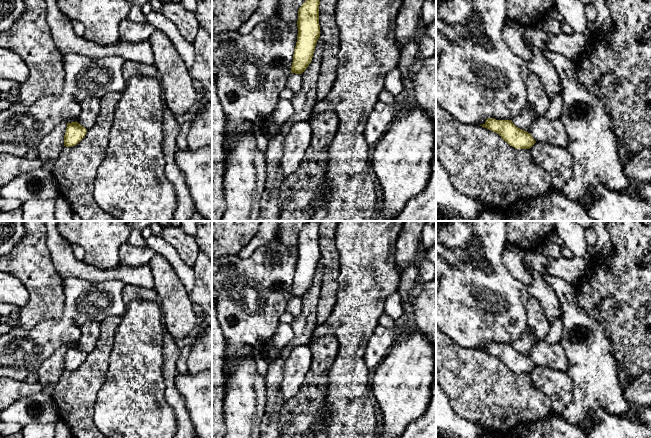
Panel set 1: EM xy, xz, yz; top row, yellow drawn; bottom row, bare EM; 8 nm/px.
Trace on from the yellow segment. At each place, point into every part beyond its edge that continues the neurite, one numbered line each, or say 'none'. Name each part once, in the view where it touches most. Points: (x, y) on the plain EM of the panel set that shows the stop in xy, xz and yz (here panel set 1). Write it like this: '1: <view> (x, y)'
none

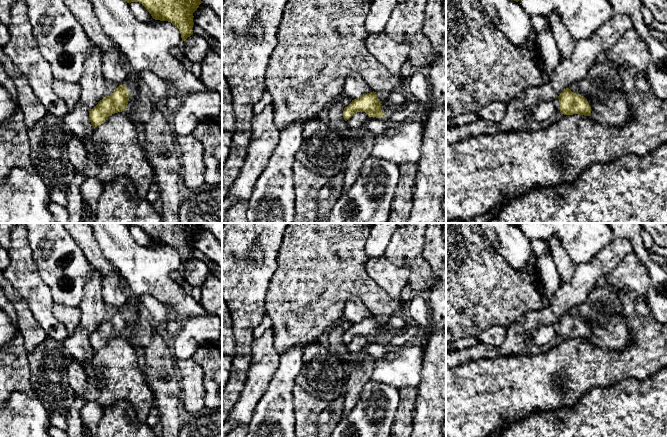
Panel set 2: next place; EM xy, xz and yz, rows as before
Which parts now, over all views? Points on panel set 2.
none

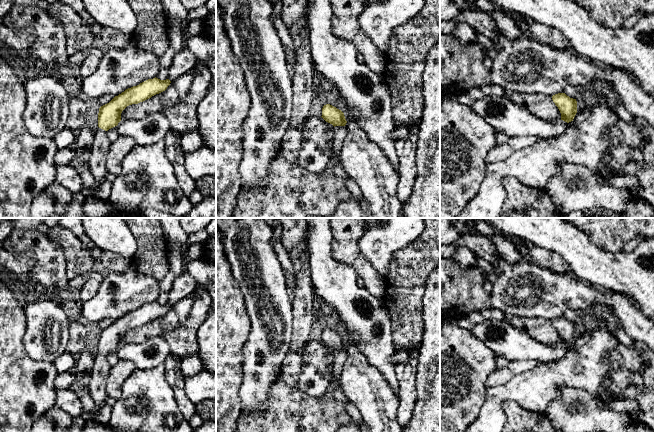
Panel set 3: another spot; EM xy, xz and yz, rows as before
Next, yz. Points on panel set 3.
none

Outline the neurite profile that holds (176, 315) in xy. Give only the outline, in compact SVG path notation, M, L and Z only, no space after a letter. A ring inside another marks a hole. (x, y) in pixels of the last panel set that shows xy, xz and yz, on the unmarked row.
M193 293L171 305L165 315L138 328L127 330L121 337L121 344L139 344L147 339L162 336L165 332L176 329L188 317L195 298L196 293Z

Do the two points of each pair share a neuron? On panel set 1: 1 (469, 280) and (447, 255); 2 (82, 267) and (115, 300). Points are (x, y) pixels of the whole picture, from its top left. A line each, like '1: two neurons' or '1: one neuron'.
1: two neurons
2: two neurons

